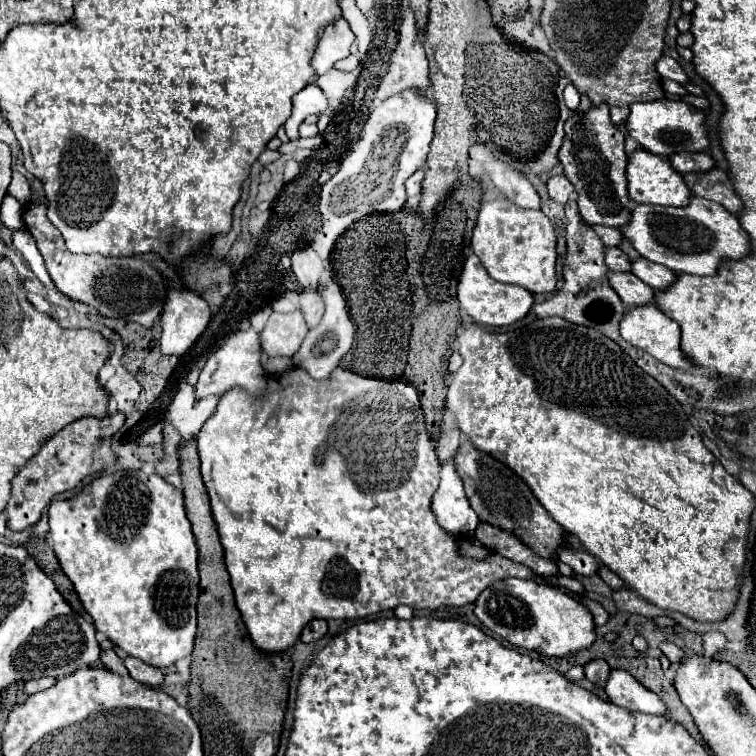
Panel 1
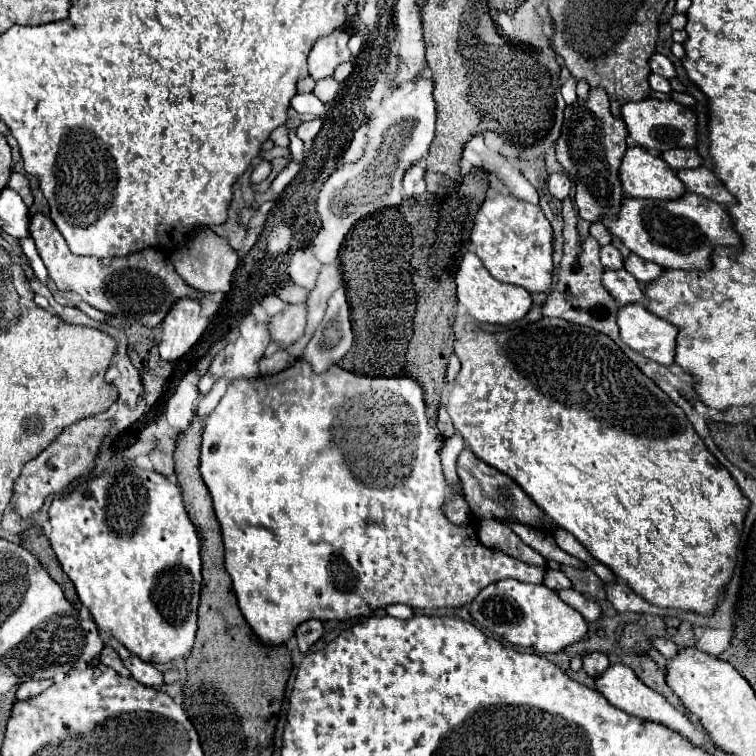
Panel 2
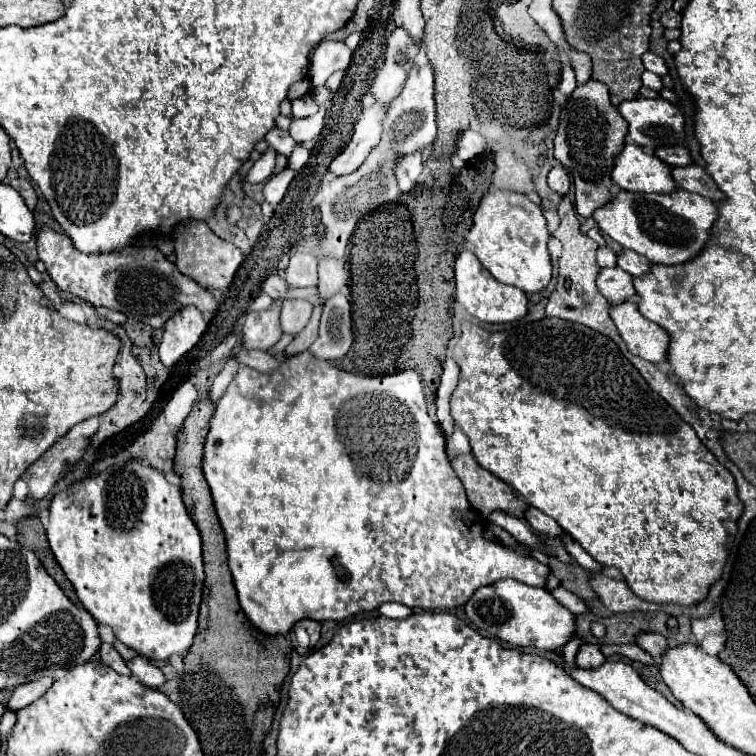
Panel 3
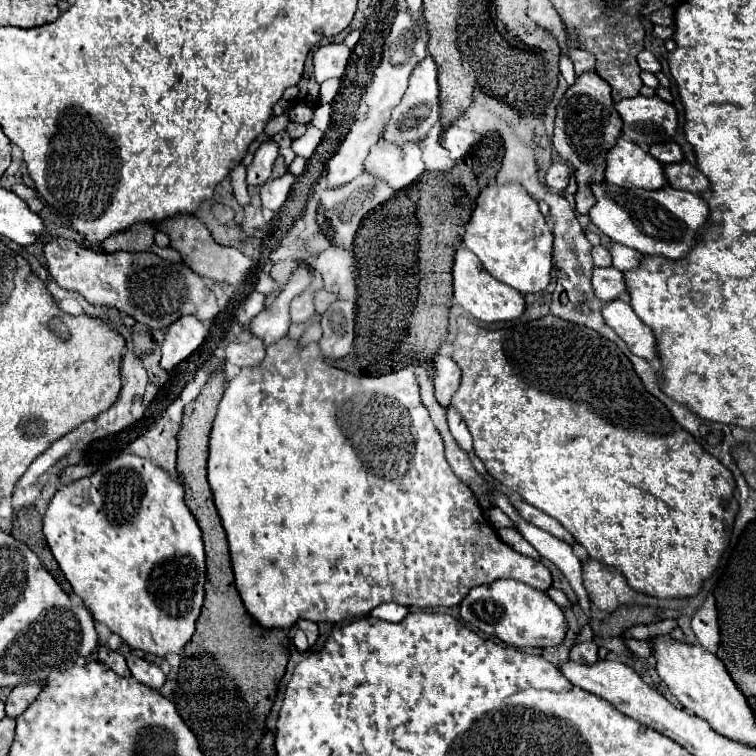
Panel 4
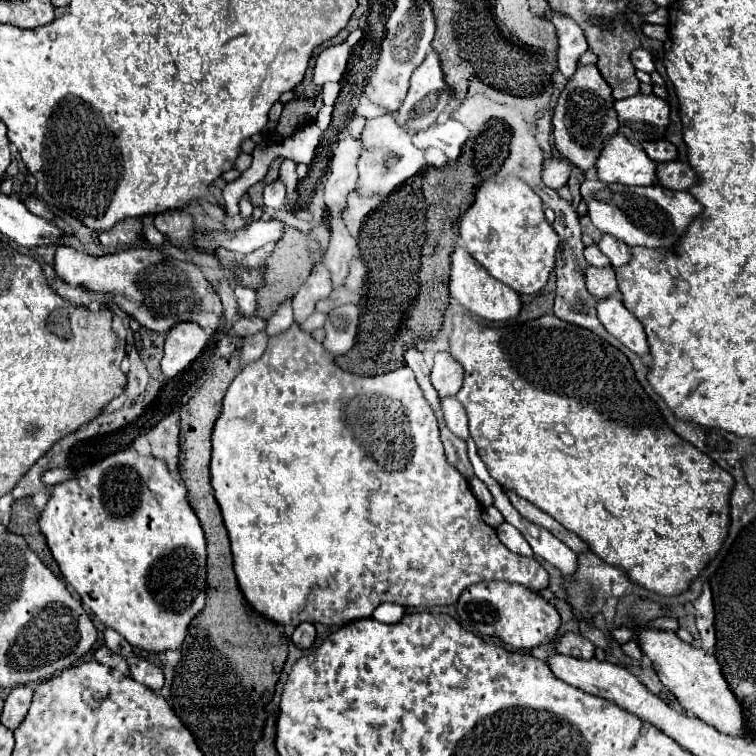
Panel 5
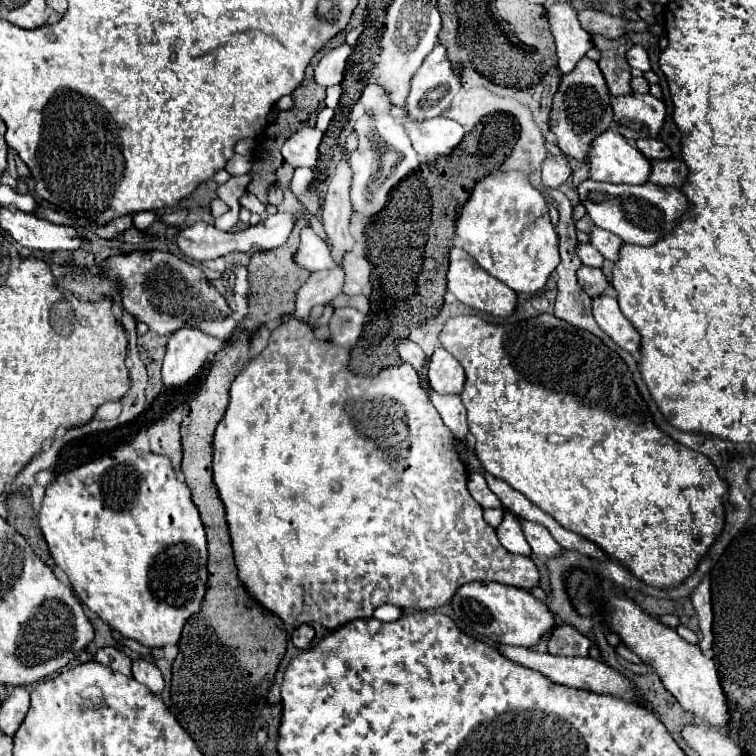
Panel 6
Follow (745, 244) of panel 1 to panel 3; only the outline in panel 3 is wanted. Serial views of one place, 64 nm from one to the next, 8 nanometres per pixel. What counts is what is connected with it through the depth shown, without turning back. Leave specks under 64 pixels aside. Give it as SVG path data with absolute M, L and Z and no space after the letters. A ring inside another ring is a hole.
M620 190L604 206L600 206L592 218L604 234L614 238L620 246L646 256L650 262L684 264L698 256L706 244L708 232L716 220L716 206L712 200L686 190L674 190L672 194Z

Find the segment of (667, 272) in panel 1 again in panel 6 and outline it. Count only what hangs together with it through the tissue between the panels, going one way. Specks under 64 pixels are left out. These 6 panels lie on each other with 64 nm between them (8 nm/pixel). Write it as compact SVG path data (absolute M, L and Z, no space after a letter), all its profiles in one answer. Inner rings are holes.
M592 226L590 242L596 246L596 250L598 250L604 258L608 258L608 260L612 260L612 262L618 260L618 248L622 246L622 240L620 240L618 236L614 236L612 232Z

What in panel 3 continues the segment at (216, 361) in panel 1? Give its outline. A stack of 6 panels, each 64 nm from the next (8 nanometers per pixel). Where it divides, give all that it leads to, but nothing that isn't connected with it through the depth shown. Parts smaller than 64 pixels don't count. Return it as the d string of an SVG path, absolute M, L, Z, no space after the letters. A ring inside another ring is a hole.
M274 300L272 308L264 312L250 312L246 316L242 336L244 336L244 348L258 348L268 350L282 338L280 330L280 310L284 300Z

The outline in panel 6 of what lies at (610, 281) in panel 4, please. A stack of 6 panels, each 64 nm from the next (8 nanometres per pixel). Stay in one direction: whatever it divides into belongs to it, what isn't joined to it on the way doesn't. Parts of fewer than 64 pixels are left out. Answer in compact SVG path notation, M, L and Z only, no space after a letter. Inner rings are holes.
M580 266L580 268L578 268L578 272L576 272L576 276L578 276L580 286L584 288L584 292L586 292L590 298L600 296L600 294L604 292L604 288L608 286L606 276L602 274L602 270L600 270L600 268Z

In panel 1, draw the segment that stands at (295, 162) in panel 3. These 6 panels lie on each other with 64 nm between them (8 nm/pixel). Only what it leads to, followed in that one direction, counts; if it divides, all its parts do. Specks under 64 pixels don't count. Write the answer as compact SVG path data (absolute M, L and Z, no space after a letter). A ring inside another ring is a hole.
M310 84L300 94L296 94L292 102L294 102L294 110L292 110L292 116L288 118L288 122L284 124L284 128L286 128L288 138L294 142L300 138L298 126L304 122L306 116L322 114L322 108L326 108L326 98L316 84Z

